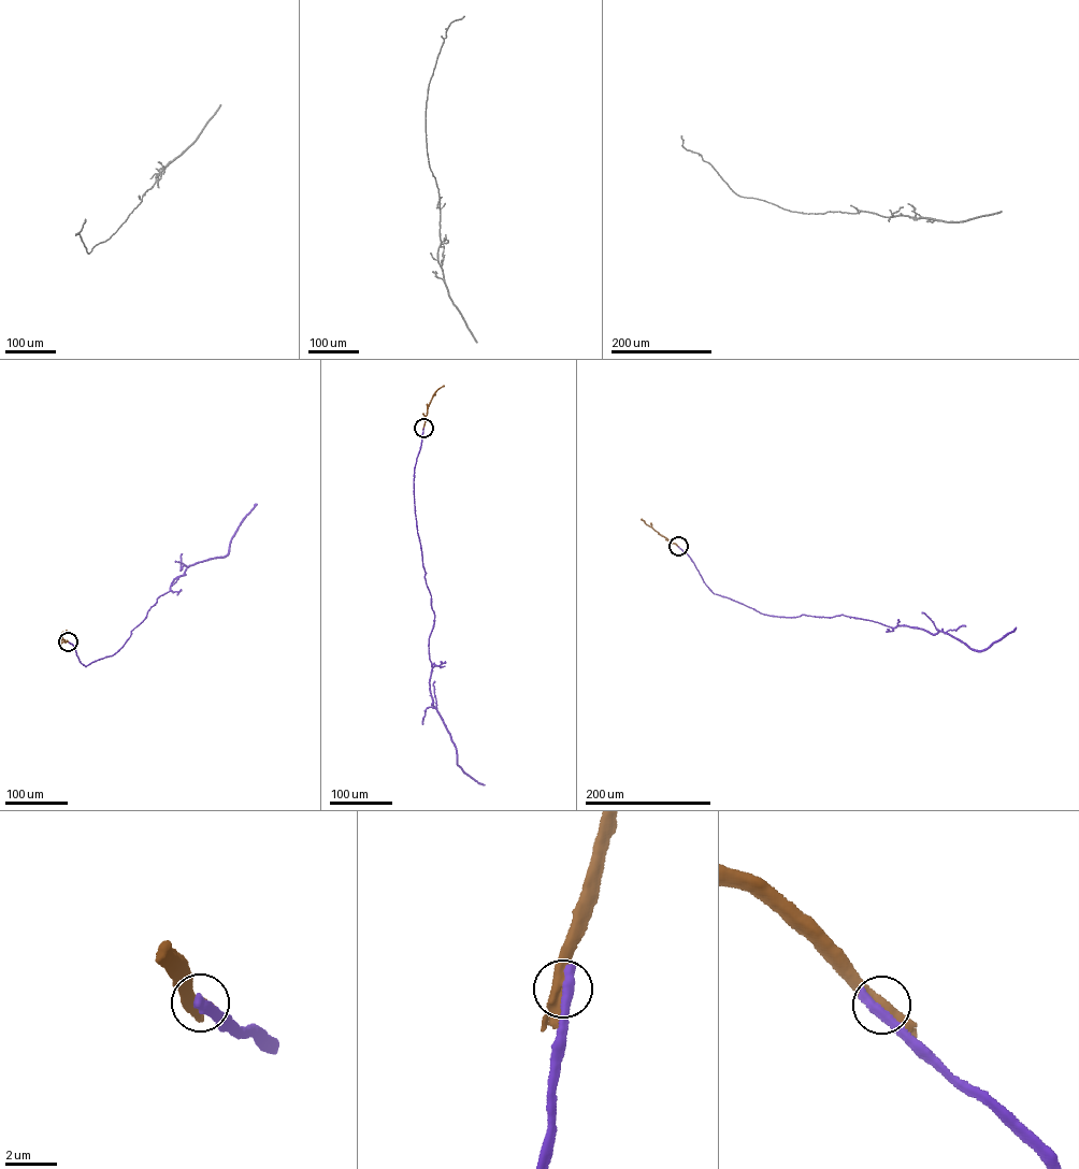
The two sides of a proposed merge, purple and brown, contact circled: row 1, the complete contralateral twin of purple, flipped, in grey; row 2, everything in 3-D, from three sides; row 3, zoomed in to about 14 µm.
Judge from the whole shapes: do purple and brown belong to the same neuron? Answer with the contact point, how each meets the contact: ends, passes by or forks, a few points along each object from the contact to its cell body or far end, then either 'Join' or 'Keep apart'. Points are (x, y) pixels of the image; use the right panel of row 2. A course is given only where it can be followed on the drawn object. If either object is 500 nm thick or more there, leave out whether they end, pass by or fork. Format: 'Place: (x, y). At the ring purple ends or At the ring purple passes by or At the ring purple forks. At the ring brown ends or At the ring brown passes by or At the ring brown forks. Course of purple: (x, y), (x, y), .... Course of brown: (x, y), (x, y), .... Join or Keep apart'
Place: (678, 546). Course of purple: (678, 546), (714, 593), (764, 615), (842, 615), (940, 631), (981, 651), (1015, 629). Course of brown: (678, 546), (641, 519). Keep apart

